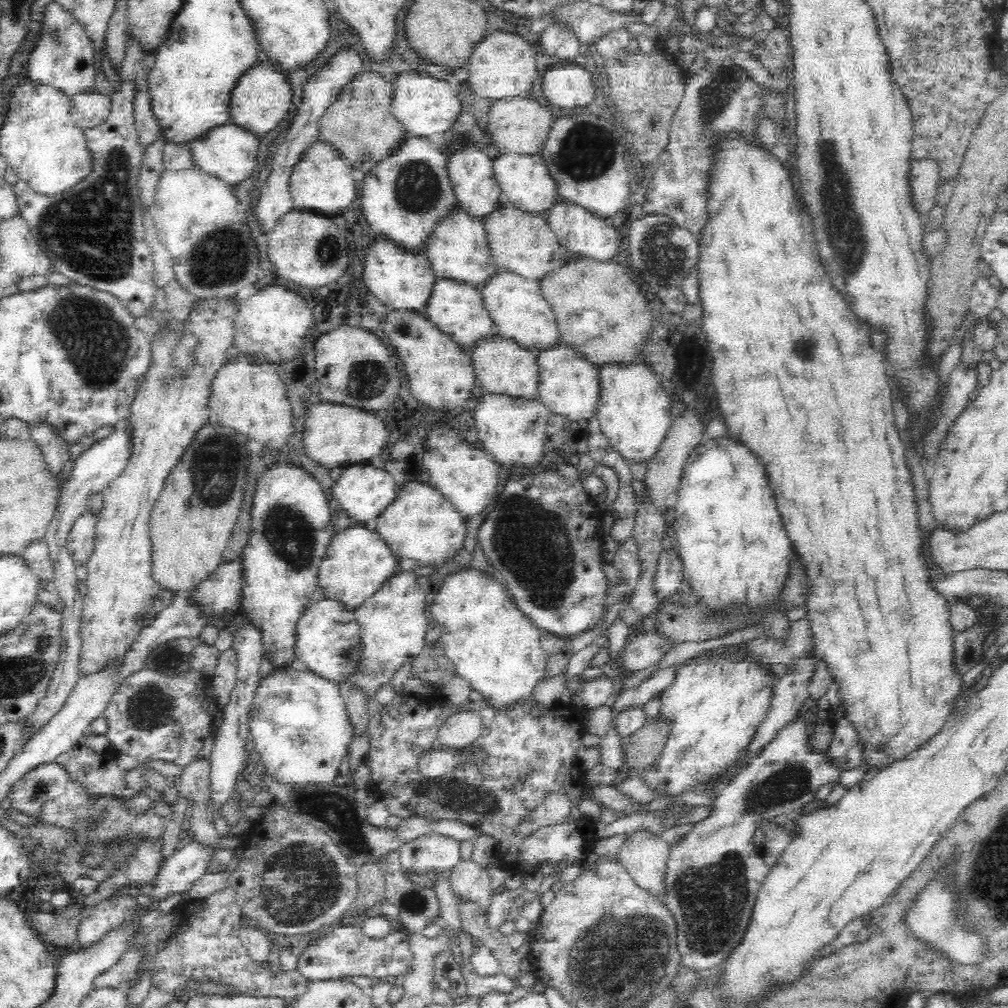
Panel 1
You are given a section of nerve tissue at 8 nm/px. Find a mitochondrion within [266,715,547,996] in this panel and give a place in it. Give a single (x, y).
(332, 808)

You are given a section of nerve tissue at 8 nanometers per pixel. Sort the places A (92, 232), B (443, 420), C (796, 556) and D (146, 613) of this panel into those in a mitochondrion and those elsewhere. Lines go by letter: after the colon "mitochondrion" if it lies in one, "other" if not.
A: mitochondrion
B: other
C: other
D: mitochondrion

